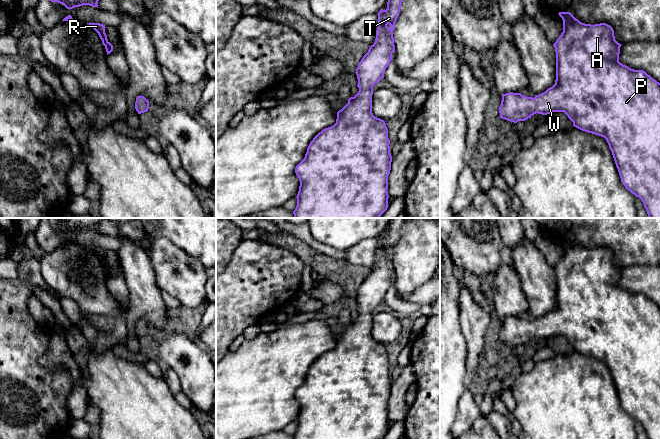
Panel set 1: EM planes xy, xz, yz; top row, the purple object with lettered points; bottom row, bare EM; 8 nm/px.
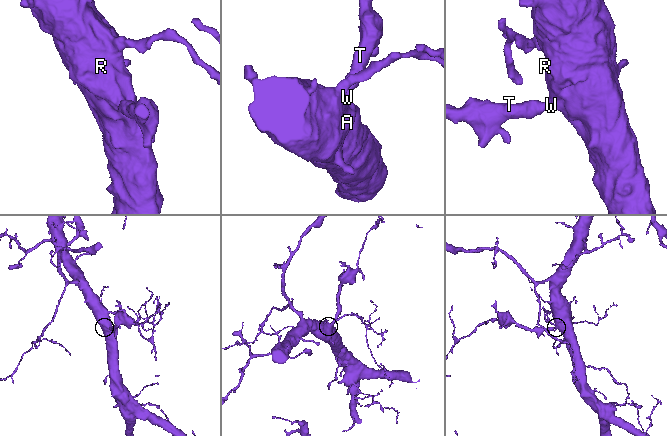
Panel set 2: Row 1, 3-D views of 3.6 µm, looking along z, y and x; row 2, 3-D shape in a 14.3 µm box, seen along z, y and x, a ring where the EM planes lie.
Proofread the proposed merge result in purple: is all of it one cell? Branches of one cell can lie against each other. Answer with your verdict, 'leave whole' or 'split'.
leave whole

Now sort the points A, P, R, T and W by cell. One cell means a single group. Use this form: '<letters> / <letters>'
A P R T W

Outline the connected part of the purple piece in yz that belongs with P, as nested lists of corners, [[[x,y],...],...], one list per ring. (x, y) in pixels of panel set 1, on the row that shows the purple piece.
[[[570,12],[558,14],[563,20],[563,32],[553,44],[556,52],[555,84],[534,98],[521,93],[503,94],[499,107],[500,118],[517,123],[536,113],[547,115],[564,112],[574,127],[606,139],[622,184],[641,199],[649,218],[660,218],[660,83],[645,71],[631,69],[619,62],[622,44],[615,40],[610,25],[585,24]]]

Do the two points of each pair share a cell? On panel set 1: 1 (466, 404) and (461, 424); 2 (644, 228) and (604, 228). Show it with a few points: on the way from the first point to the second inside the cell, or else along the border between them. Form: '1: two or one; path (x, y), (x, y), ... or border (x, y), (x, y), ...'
1: one; path (466, 409), (465, 419)
2: one; path (634, 228), (630, 231), (625, 228), (614, 228)

